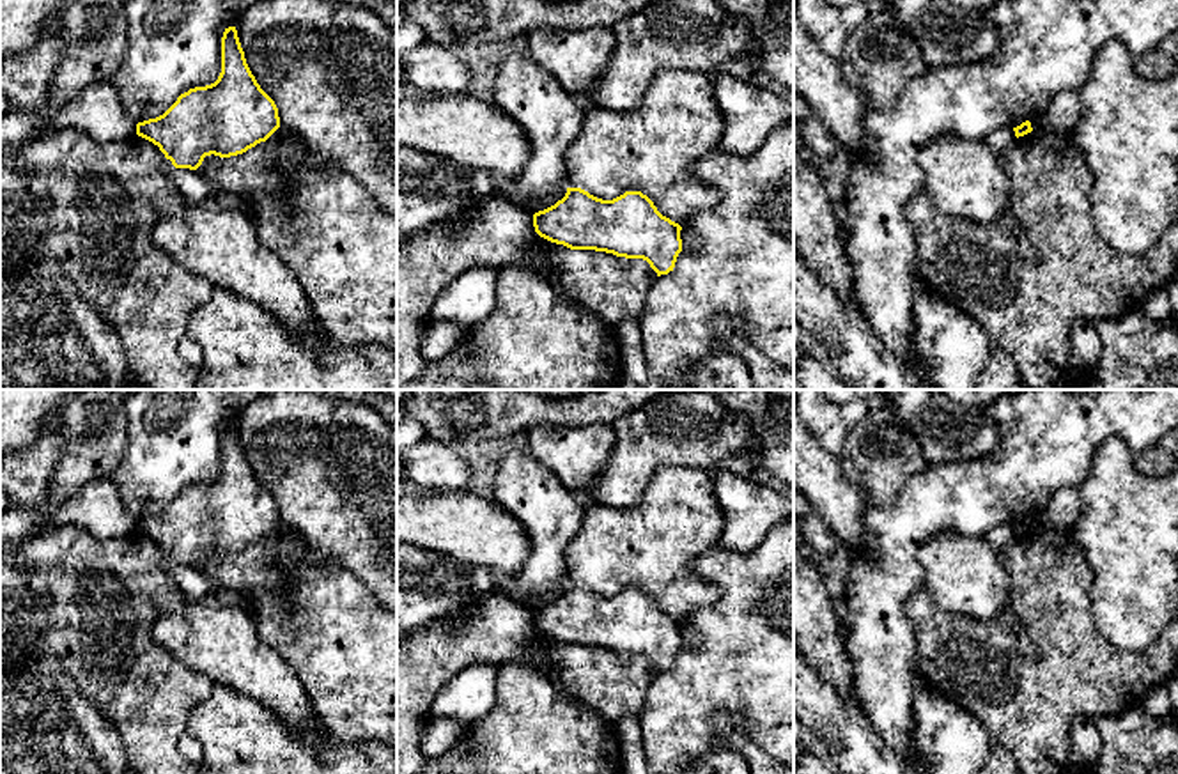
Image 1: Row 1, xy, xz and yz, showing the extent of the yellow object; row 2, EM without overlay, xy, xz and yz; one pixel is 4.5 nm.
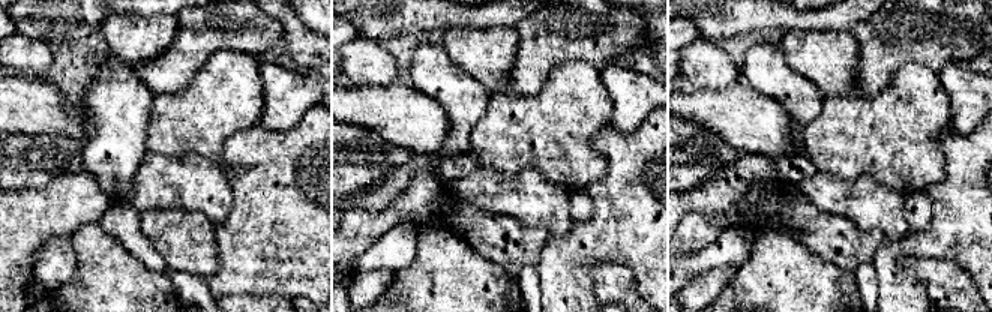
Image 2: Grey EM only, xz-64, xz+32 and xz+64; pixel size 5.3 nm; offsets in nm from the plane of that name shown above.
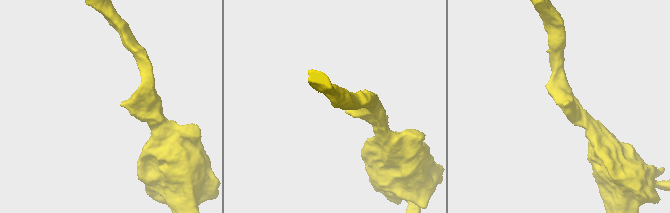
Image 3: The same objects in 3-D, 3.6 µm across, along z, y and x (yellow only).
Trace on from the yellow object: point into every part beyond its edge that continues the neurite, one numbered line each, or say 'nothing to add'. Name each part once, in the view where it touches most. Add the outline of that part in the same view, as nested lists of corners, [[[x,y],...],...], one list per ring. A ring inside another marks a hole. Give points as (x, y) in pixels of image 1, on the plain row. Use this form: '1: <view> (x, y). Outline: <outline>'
nothing to add

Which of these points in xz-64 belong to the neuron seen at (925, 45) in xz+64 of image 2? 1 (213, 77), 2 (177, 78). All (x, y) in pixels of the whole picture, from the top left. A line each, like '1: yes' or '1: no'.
1: no
2: yes

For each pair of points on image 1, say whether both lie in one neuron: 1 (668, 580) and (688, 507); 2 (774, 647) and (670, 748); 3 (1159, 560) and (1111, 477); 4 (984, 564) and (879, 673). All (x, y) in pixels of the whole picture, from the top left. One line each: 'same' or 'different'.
1: same
2: same
3: same
4: different

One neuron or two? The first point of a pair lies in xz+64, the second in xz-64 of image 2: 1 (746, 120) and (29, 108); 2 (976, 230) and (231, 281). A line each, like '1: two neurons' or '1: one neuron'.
1: one neuron
2: one neuron

